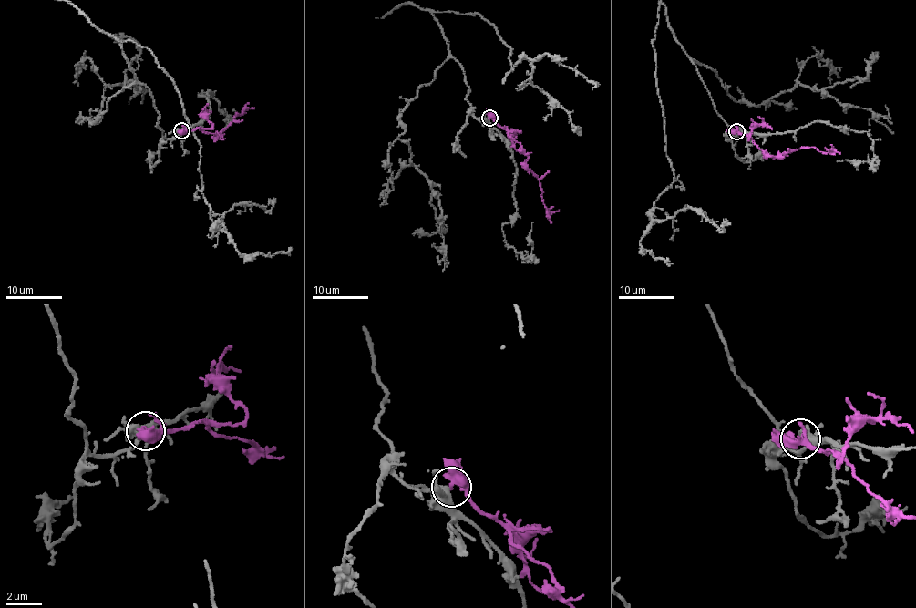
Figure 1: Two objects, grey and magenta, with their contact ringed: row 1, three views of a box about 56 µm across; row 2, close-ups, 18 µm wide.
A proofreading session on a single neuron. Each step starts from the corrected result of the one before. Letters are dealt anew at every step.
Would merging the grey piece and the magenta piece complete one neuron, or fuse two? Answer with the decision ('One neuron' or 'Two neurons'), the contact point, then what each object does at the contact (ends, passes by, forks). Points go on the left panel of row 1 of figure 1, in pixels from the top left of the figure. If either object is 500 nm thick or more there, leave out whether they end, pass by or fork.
Two neurons. Place: (181, 130). At the ring grey forks. At the ring magenta passes by

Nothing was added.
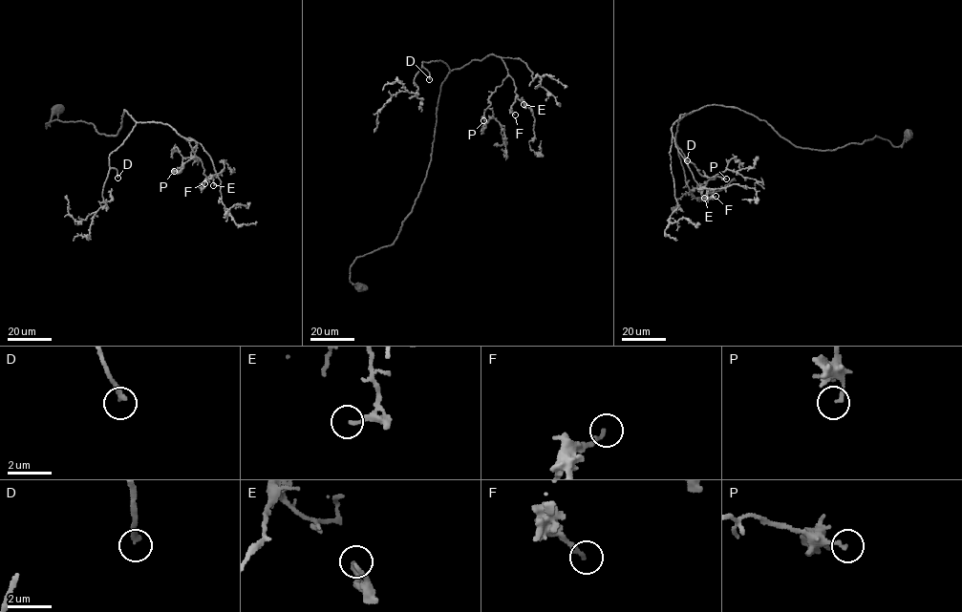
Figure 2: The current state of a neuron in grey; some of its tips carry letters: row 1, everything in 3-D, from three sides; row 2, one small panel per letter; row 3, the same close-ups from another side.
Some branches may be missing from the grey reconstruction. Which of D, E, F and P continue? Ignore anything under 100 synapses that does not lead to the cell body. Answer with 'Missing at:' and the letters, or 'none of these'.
Missing at: D

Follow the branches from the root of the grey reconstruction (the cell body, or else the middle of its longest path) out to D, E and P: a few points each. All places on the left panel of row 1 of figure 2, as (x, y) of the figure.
D: (57, 109), (46, 128), (56, 119), (84, 121), (113, 137), (127, 111), (135, 126), (109, 157), (117, 178)
E: (57, 109), (46, 128), (84, 121), (115, 137), (124, 110), (137, 122), (167, 123), (213, 185)
P: (57, 109), (46, 128), (84, 121), (115, 137), (124, 110), (137, 122), (169, 125), (195, 155), (174, 171)

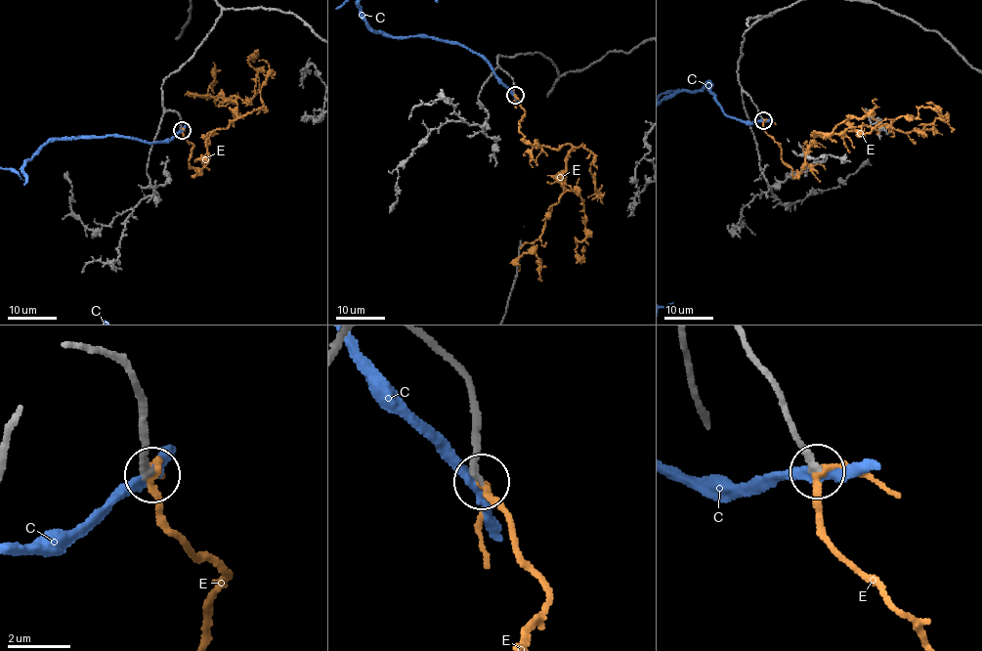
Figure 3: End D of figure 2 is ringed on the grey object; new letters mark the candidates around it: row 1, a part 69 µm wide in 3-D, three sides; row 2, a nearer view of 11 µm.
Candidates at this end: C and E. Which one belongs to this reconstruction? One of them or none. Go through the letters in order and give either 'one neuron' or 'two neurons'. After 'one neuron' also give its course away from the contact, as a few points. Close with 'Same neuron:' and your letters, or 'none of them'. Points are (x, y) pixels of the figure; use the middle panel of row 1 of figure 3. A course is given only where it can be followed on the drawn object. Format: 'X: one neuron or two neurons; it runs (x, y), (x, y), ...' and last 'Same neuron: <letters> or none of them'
C: two neurons
E: one neuron; it runs (515, 95), (524, 140), (569, 144), (564, 187), (584, 209), (581, 256), (583, 245)
Same neuron: E

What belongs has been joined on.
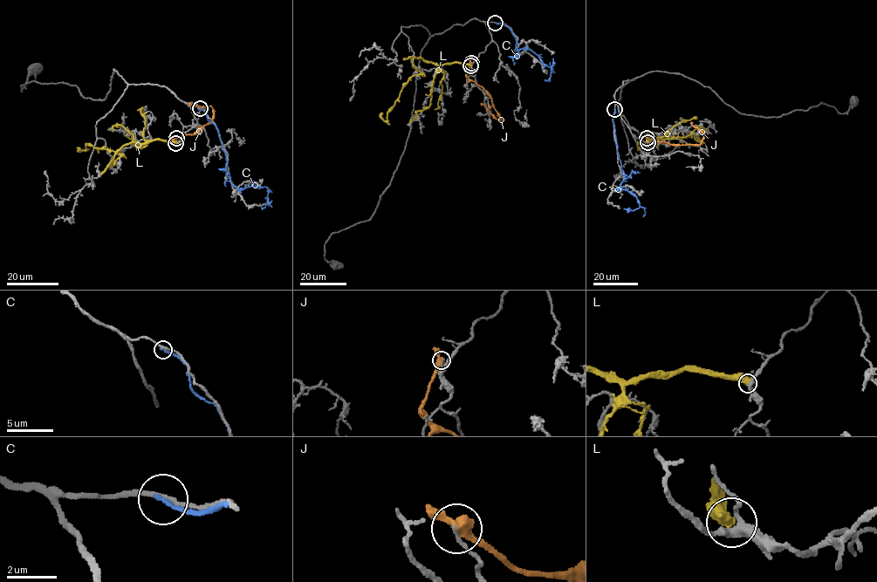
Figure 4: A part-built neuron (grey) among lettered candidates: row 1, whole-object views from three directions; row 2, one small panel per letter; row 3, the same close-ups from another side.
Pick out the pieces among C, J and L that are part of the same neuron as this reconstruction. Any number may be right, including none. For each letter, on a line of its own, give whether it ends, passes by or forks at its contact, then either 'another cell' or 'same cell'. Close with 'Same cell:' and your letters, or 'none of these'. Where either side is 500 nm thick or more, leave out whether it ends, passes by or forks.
C: it ends | another cell
J: it passes by | another cell
L: another cell
Same cell: none of these

